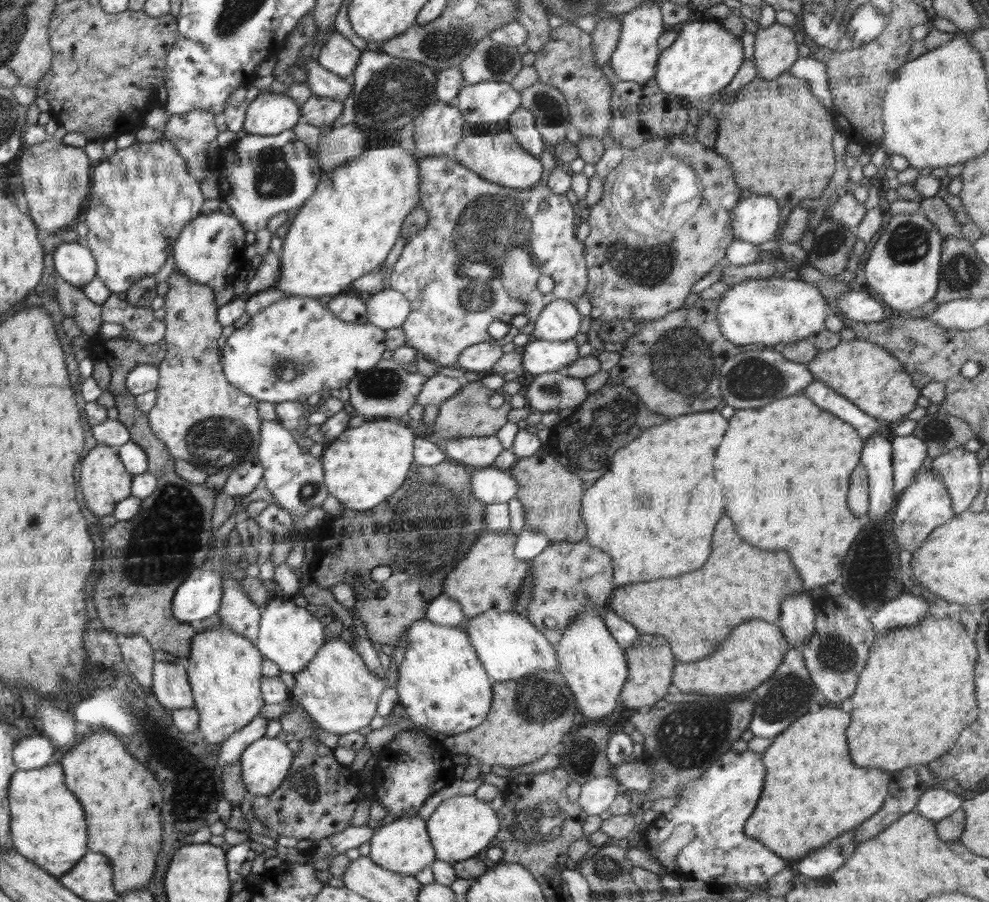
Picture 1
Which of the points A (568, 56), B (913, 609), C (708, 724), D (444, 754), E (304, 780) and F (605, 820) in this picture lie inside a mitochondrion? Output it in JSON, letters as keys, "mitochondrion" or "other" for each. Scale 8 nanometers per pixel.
{"A":"other","B":"other","C":"mitochondrion","D":"other","E":"mitochondrion","F":"other"}

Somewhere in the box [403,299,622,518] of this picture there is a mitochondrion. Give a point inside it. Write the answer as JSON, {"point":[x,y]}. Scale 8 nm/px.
{"point":[550,389]}

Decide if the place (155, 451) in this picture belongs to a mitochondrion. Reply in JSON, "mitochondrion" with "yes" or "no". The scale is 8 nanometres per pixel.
{"mitochondrion":"no"}

